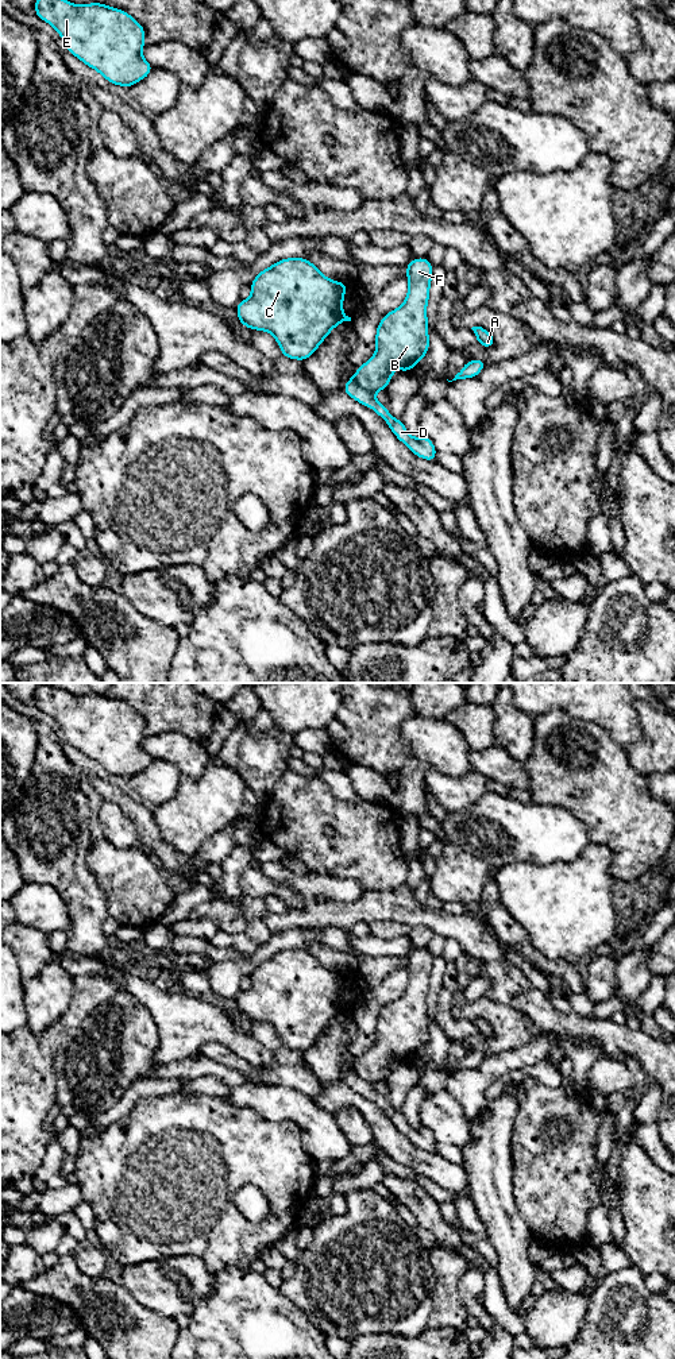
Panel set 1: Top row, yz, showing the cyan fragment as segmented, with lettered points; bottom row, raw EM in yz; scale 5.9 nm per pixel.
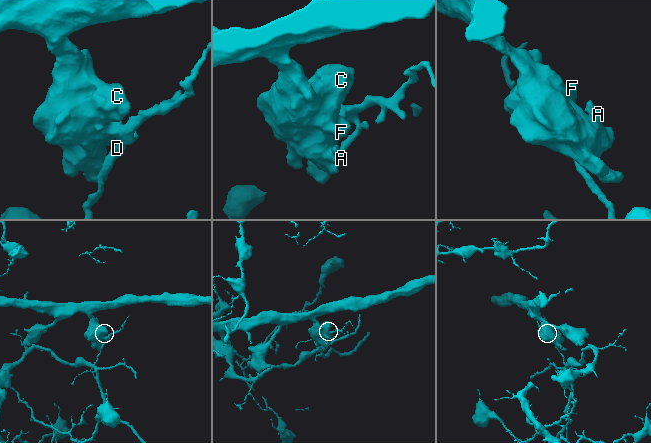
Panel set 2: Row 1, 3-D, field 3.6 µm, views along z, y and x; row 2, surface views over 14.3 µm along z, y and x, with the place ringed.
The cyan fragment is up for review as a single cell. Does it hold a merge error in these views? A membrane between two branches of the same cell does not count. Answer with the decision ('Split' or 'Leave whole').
Split

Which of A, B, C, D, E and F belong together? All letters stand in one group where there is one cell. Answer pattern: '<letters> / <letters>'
A D / B C E F

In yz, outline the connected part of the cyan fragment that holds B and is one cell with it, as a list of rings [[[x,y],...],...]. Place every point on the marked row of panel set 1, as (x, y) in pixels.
[[[416,258],[405,267],[409,282],[404,304],[382,317],[375,333],[377,352],[354,374],[360,387],[374,395],[386,390],[393,367],[412,371],[429,350],[427,304],[433,266]]]

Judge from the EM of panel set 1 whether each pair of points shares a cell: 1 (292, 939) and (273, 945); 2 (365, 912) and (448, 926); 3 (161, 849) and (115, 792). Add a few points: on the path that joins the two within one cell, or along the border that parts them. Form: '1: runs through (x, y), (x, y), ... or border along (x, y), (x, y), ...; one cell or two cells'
1: runs through (288, 939), (277, 942); one cell
2: runs through (385, 911), (409, 911), (412, 914), (428, 915); one cell
3: runs through (149, 836), (145, 822), (128, 806); one cell

